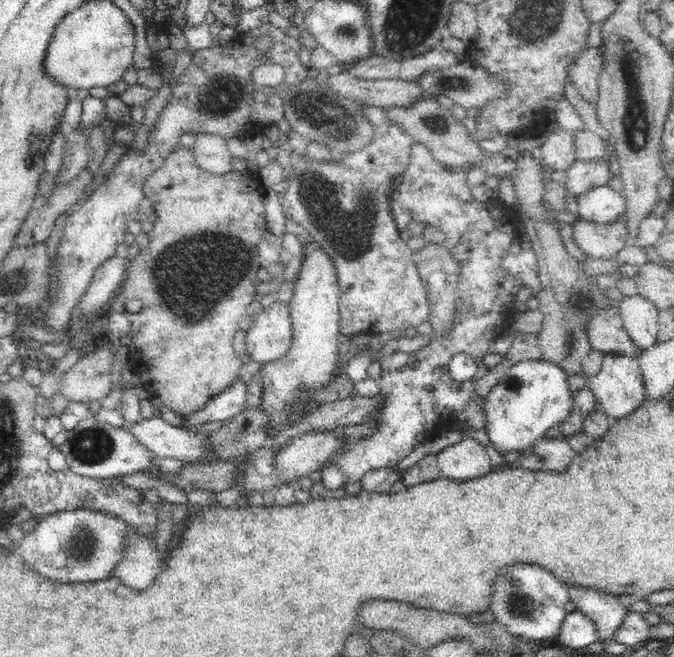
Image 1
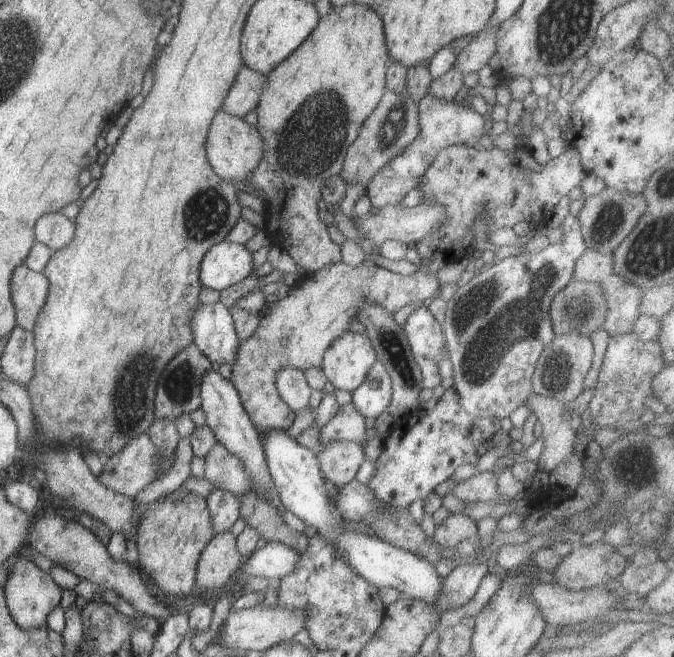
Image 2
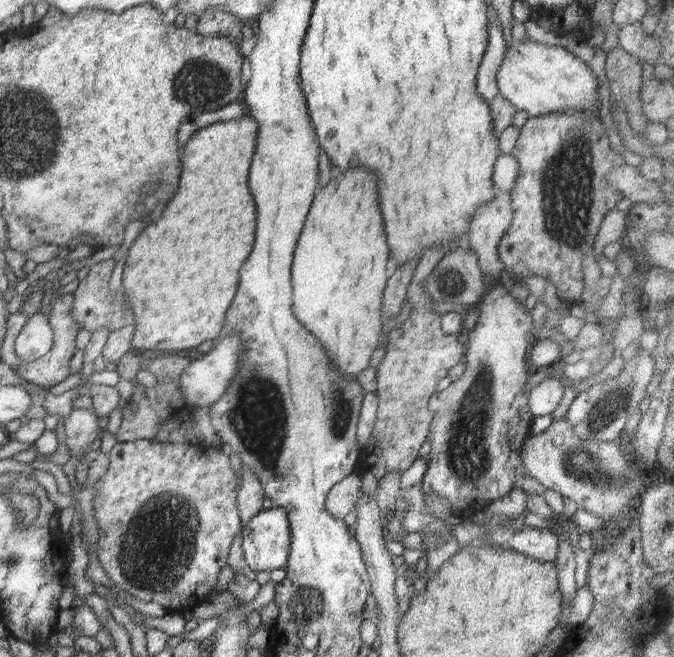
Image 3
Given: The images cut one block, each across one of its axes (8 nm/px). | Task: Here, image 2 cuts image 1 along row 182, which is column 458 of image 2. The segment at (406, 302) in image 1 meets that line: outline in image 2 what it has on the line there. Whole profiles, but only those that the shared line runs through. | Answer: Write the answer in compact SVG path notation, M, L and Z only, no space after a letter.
M568 216L570 226L566 227L564 242L550 244L540 253L521 250L514 257L498 258L493 264L476 272L469 282L458 287L447 302L445 319L441 326L453 366L453 387L459 394L463 409L473 417L502 420L524 405L534 394L532 379L539 356L556 335L549 315L551 302L573 280L572 272L576 260L586 250L578 219Z

